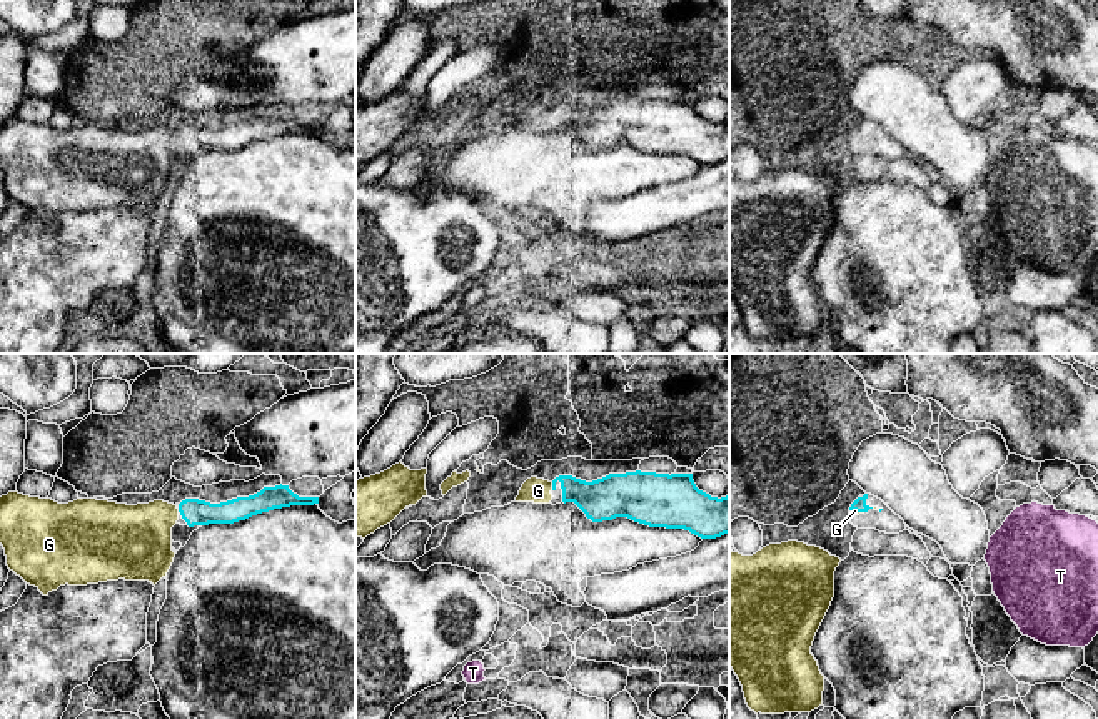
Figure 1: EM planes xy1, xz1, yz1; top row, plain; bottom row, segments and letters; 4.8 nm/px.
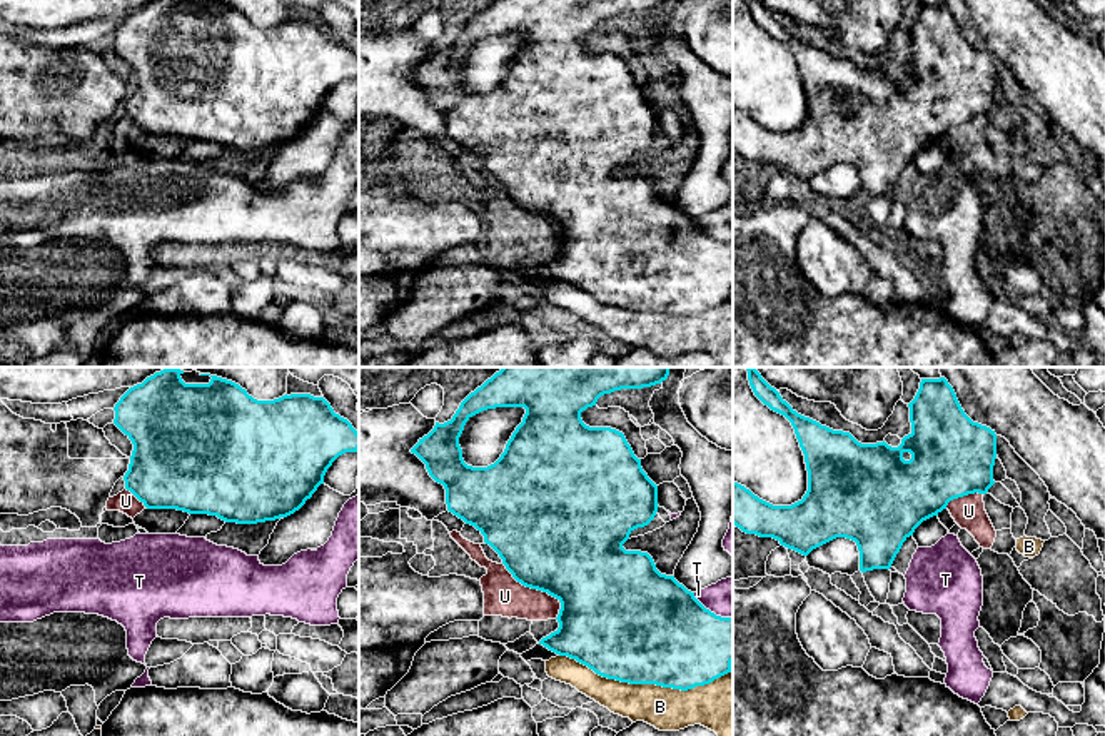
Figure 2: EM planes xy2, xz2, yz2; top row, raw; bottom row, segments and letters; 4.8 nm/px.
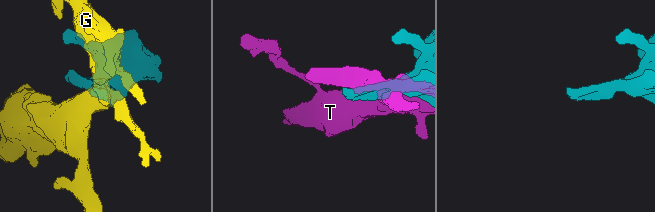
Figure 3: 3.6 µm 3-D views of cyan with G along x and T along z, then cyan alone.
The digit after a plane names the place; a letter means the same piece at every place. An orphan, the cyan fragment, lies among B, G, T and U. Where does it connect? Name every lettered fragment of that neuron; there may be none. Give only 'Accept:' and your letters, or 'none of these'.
Accept: G

